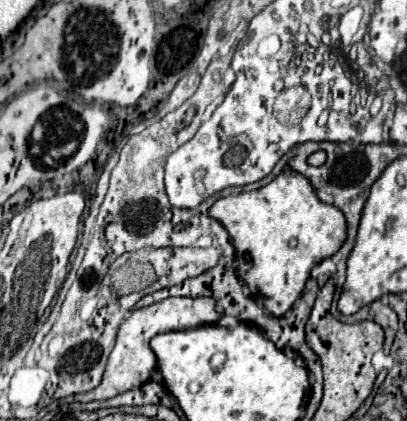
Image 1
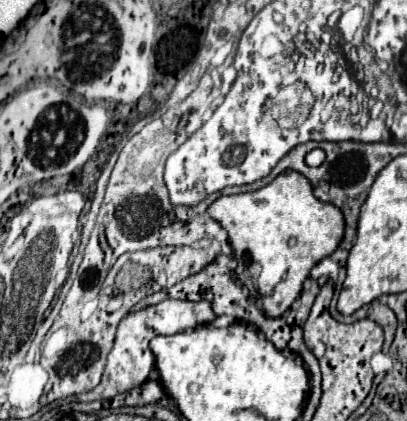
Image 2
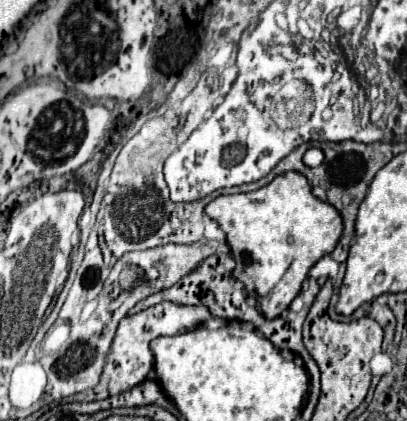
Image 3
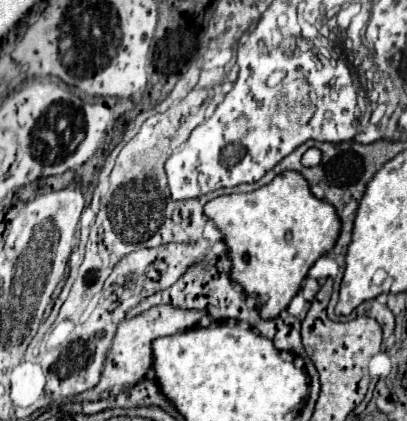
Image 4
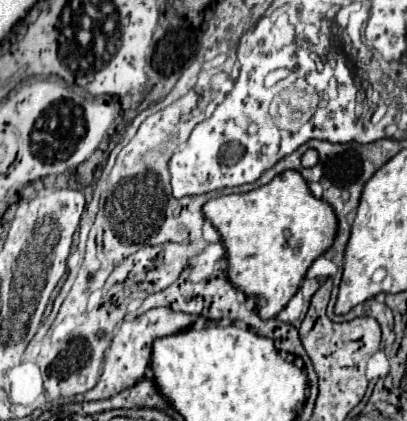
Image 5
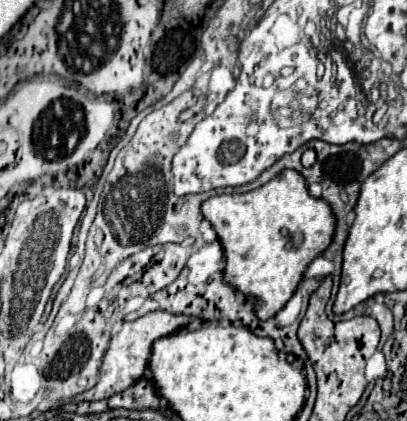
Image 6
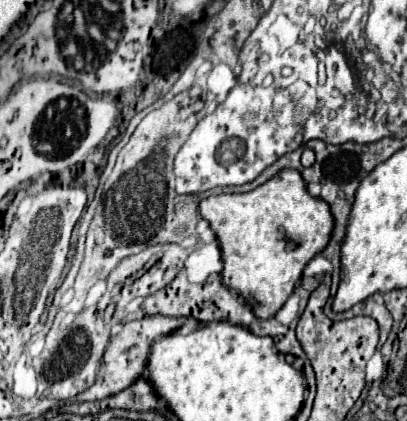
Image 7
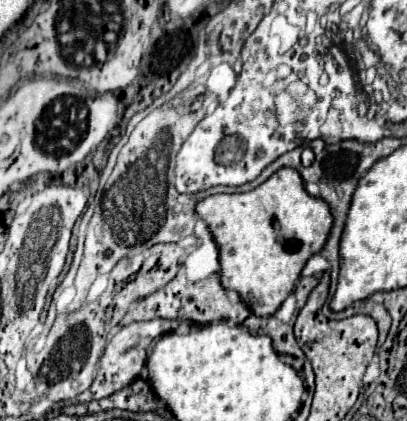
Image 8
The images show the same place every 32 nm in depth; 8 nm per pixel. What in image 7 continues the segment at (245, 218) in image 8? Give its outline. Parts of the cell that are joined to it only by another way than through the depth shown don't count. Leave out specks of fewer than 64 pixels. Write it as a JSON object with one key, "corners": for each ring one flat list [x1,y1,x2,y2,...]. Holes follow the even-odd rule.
{"corners":[[292,168,280,170,252,192,208,196,198,204,198,212,214,230,222,250,222,284,230,290,236,290,252,306,258,318,270,318,282,308,282,304,294,292,304,266,326,248,334,228,328,204,322,198,310,196,300,172]]}

